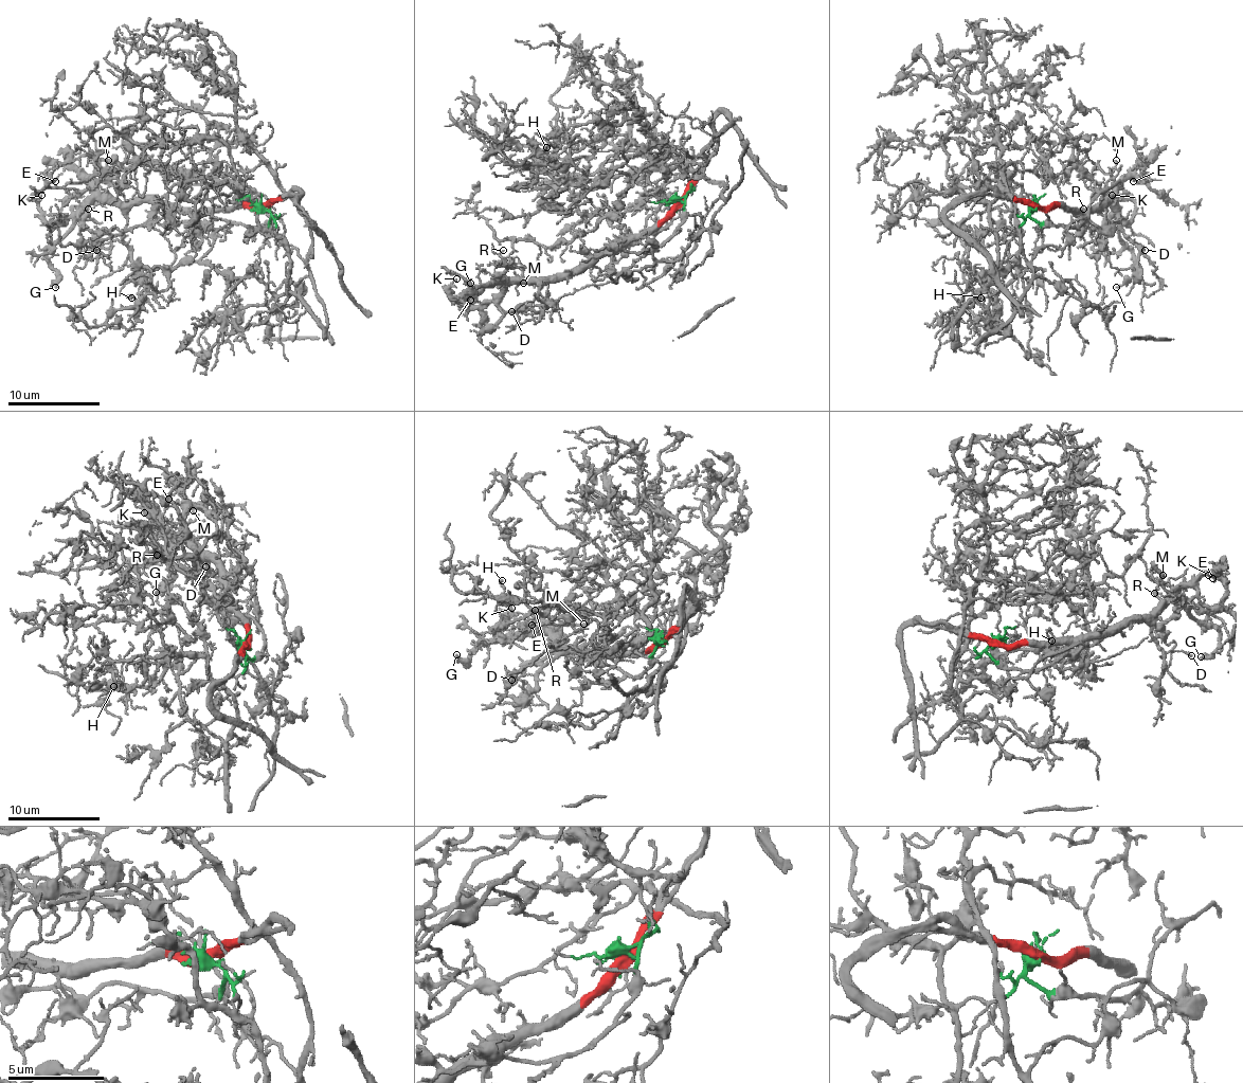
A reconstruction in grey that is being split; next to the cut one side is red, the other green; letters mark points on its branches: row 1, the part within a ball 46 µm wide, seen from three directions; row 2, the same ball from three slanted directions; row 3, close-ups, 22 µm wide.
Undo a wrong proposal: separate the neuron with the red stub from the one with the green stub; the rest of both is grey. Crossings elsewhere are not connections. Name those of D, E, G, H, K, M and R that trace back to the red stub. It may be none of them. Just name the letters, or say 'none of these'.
D, E, G, K, M, R

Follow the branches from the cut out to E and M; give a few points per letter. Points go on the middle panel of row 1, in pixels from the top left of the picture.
E: (677, 202), (653, 228), (617, 239), (564, 274), (516, 281), (488, 302), (469, 299)
M: (677, 202), (653, 228), (617, 239), (564, 274), (534, 281), (510, 281), (525, 278), (527, 283), (522, 283)

